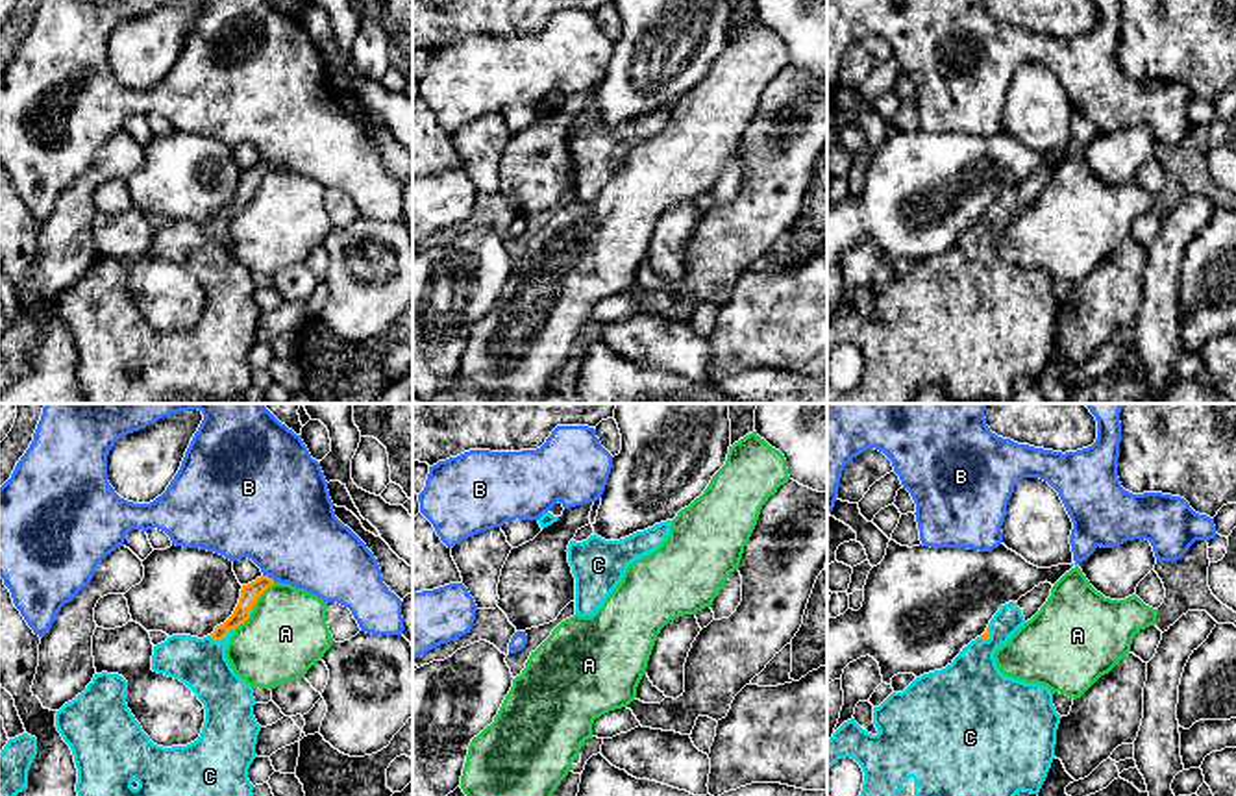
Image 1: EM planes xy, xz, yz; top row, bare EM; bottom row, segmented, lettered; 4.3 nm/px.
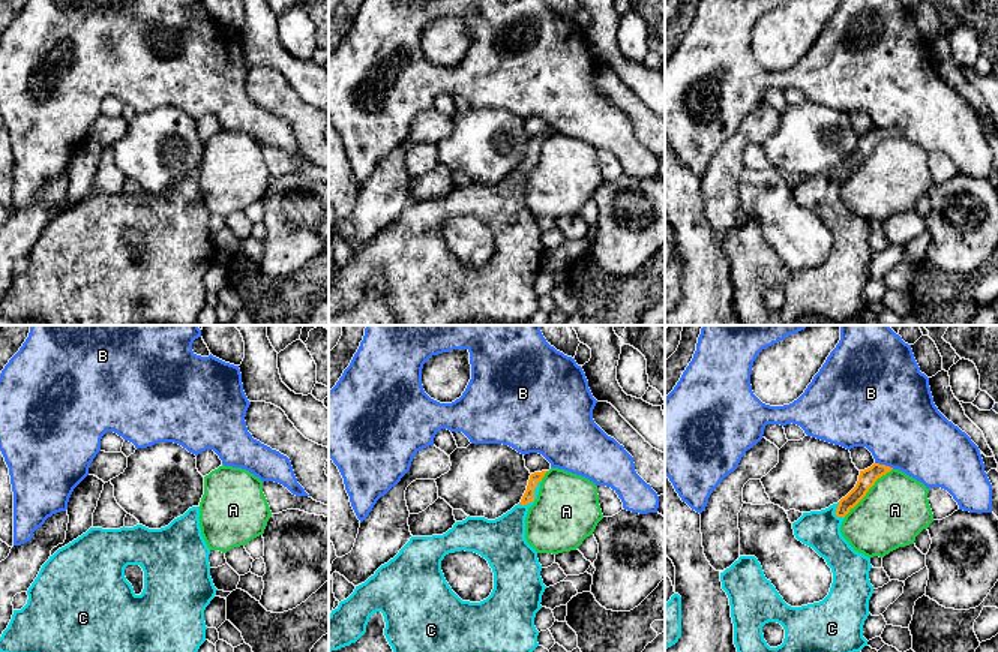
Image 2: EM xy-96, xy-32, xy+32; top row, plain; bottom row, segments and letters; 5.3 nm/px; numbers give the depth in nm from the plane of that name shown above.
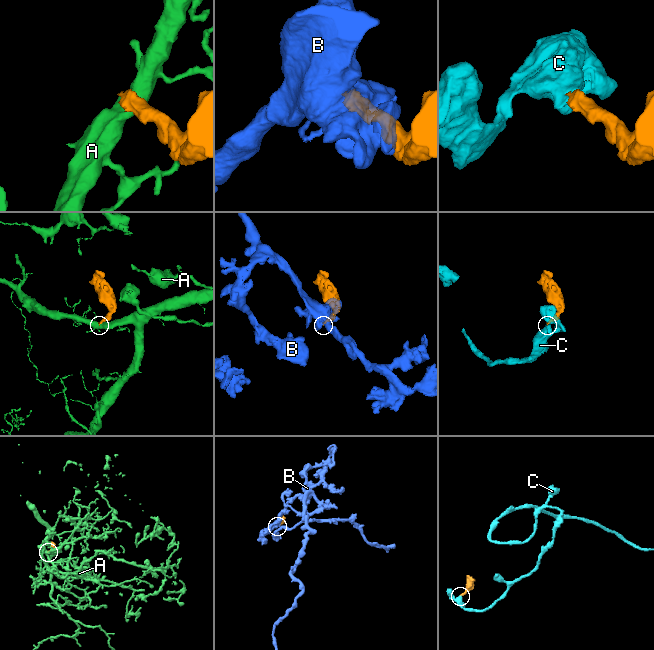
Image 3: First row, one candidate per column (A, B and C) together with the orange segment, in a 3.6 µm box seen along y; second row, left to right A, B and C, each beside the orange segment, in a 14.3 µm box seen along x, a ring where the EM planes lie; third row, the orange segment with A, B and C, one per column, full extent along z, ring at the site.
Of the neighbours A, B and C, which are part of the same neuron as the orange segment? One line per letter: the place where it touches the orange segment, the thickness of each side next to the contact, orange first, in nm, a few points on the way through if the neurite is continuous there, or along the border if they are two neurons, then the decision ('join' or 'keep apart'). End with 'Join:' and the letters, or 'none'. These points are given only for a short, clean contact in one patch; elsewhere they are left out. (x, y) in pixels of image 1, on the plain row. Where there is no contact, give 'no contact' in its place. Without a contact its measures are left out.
A: meets orange in xy at (265, 174); 80 nm thick on the orange side, 360 nm on the other; keep apart
B: meets orange in xy at (267, 161); 80 nm thick on the orange side, 440 nm on the other; keep apart
C: meets orange in xy at (221, 224); 80 nm thick on the orange side, 220 nm on the other; runs through xy (252, 176), (243, 197), (221, 224), (200, 248); join
Join: C

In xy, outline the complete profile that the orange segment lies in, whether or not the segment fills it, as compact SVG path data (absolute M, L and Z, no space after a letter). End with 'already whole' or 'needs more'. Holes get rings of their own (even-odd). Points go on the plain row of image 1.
M268 161L242 170L233 200L211 220L172 220L154 231L152 255L179 265L204 289L205 307L194 328L172 333L154 330L128 294L128 267L118 259L94 259L87 274L56 298L56 313L74 341L76 378L87 404L218 404L244 396L253 385L248 354L257 342L261 311L253 302L253 272L233 257L226 233L270 170L274 165Z; needs more

